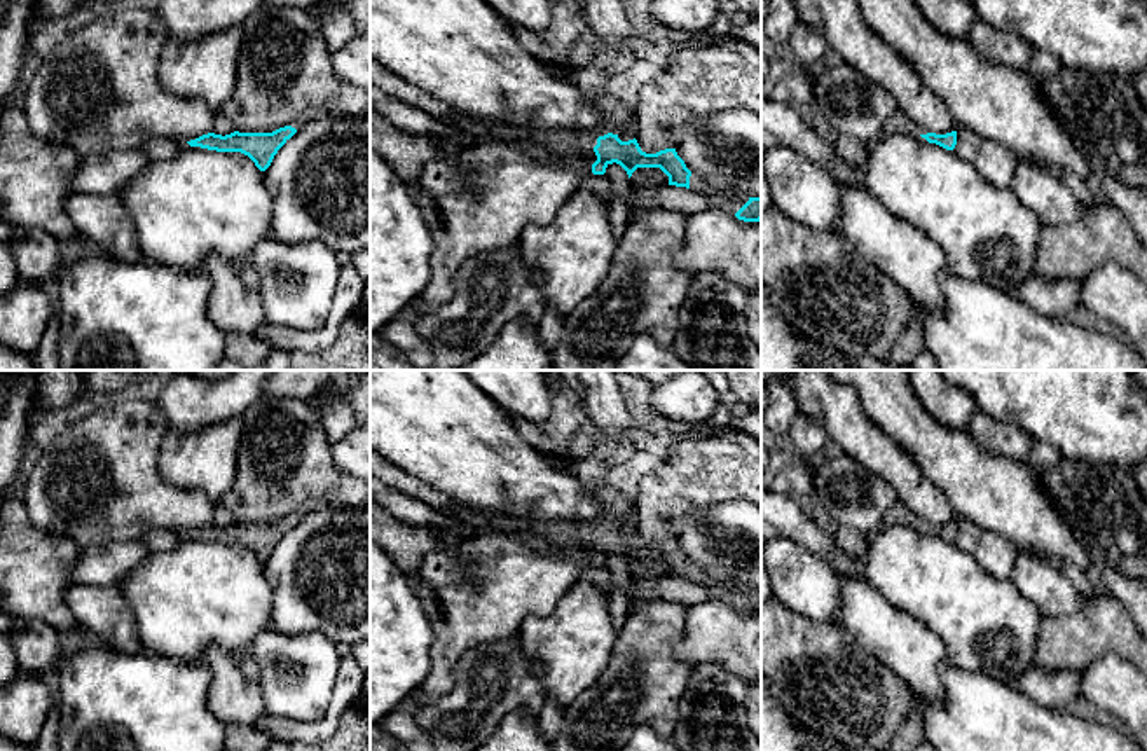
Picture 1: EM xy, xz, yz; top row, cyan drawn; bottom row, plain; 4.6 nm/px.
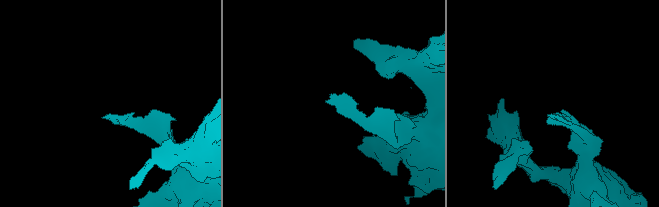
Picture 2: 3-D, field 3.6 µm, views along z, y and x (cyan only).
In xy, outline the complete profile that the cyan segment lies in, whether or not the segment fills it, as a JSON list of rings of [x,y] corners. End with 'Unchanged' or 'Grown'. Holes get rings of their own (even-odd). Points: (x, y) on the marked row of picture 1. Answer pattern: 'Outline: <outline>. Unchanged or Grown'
Outline: [[[285,126],[272,133],[239,133],[215,134],[208,133],[187,141],[190,147],[201,147],[216,152],[241,152],[248,155],[260,171],[265,171],[278,150],[297,133],[295,127]]]. Unchanged

